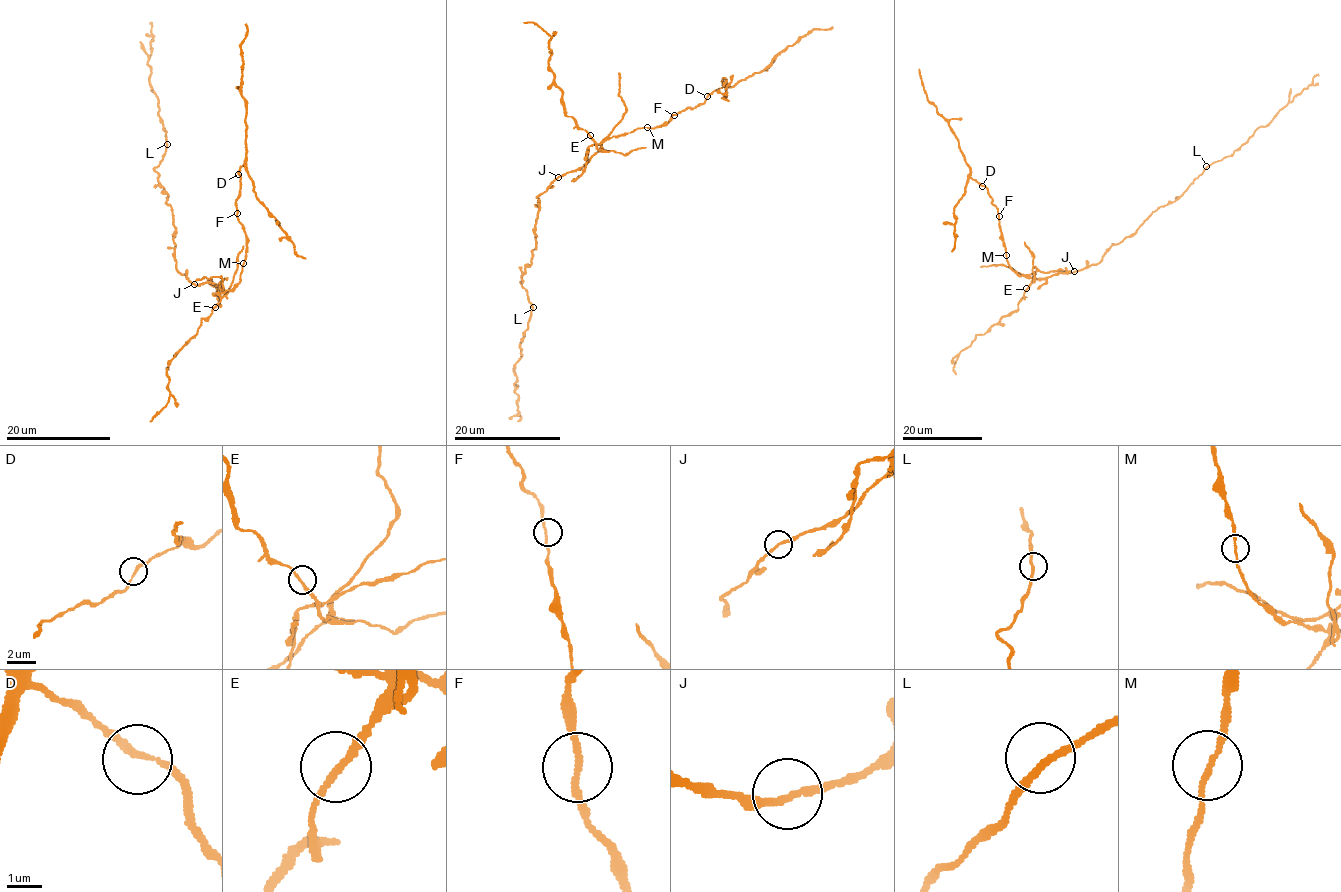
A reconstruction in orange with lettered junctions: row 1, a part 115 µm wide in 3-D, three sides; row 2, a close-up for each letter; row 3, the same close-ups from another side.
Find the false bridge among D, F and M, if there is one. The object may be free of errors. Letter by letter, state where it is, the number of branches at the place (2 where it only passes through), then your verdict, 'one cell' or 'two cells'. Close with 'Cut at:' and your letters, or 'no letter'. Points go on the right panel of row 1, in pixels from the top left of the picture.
D: (982, 186) | 2 | one cell
F: (999, 216) | 2 | one cell
M: (1006, 255) | 2 | two cells
Cut at: M

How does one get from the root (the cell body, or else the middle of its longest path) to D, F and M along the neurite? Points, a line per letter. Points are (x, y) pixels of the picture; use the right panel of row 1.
D: (1080, 270), (1037, 271), (1018, 276), (1006, 260), (997, 208), (988, 190), (982, 186)
F: (1080, 270), (1037, 271), (1018, 276), (1006, 260), (999, 216)
M: (1080, 270), (1037, 271), (1018, 276), (1010, 267), (1006, 255)

